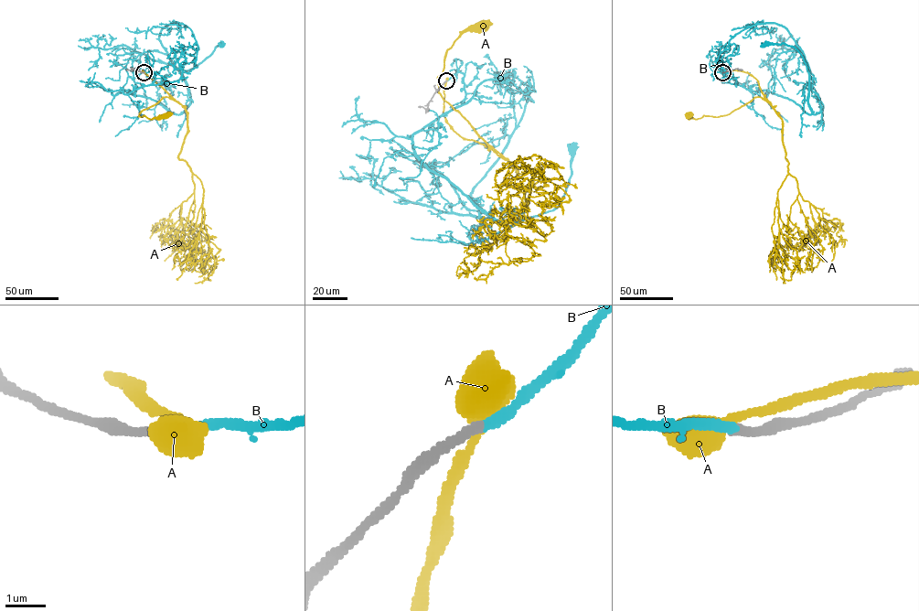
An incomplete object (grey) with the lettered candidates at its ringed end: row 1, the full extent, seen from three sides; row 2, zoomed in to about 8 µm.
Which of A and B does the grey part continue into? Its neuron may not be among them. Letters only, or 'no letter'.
B

